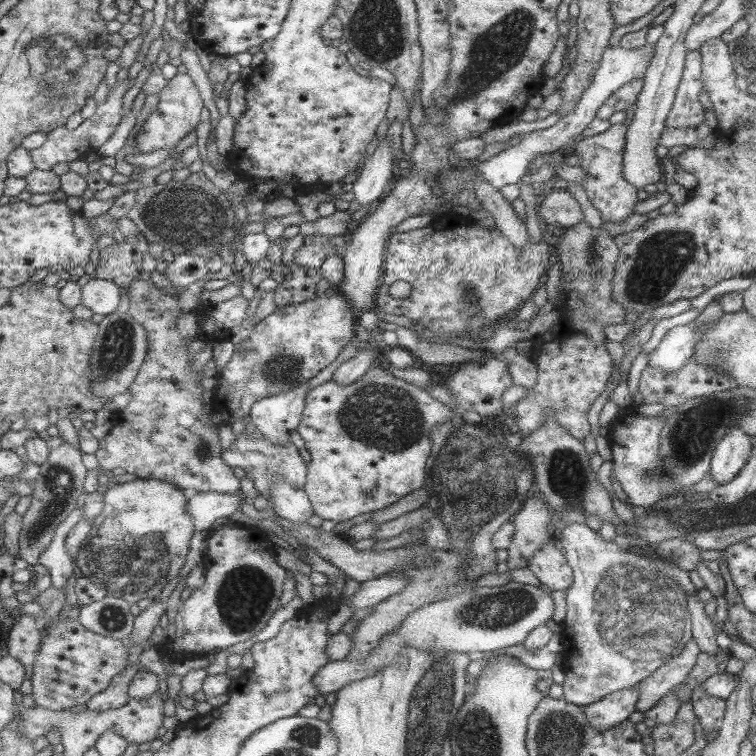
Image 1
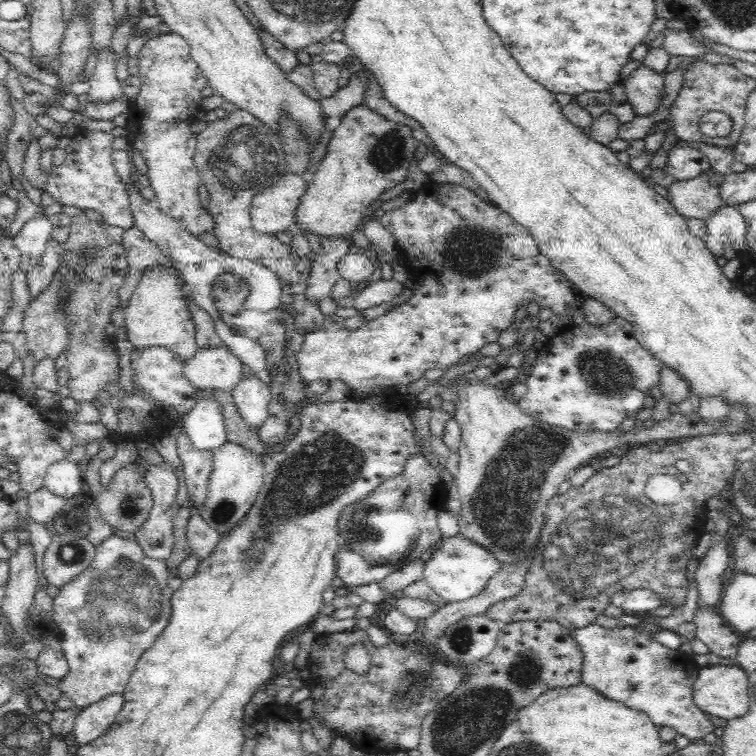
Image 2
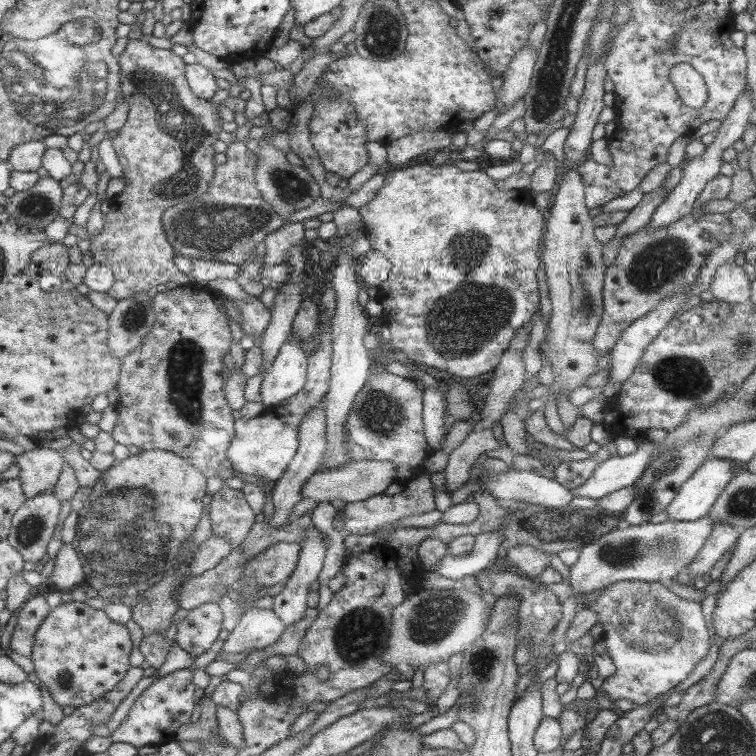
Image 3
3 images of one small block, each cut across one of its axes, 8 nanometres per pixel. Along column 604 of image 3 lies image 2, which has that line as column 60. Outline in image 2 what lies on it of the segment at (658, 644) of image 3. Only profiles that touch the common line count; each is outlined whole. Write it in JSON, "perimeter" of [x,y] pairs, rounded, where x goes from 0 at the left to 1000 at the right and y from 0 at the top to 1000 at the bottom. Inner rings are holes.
{"perimeter":[[[149,706],[128,724],[124,743],[70,790],[70,812],[66,815],[77,831],[79,856],[90,877],[90,890],[77,899],[74,907],[98,929],[99,935],[108,938],[167,913],[183,872],[200,857],[225,823],[230,782],[222,776],[224,758],[220,742],[193,735],[183,717]]]}

